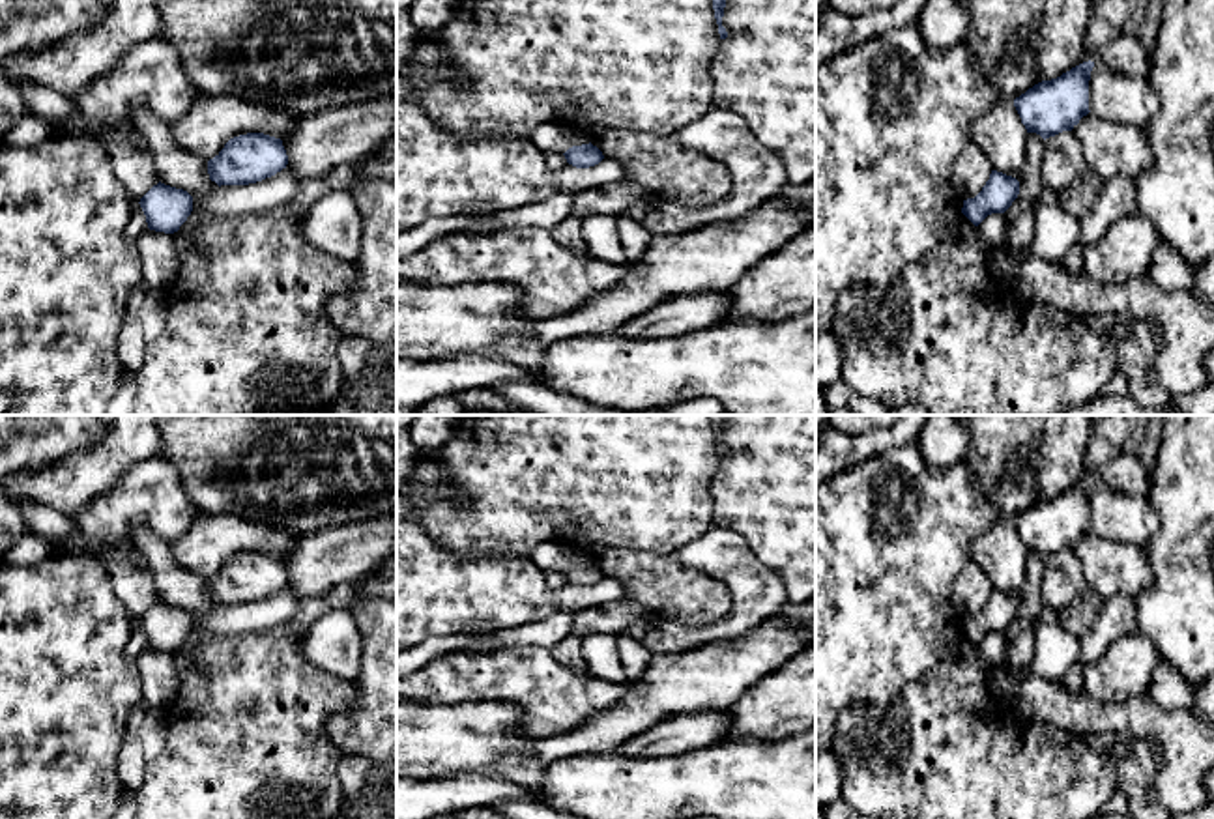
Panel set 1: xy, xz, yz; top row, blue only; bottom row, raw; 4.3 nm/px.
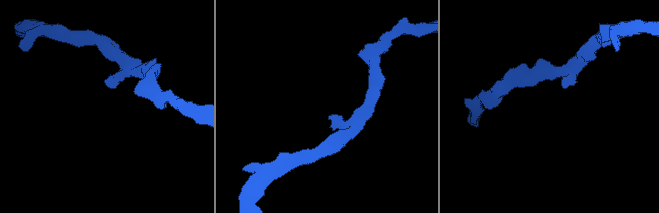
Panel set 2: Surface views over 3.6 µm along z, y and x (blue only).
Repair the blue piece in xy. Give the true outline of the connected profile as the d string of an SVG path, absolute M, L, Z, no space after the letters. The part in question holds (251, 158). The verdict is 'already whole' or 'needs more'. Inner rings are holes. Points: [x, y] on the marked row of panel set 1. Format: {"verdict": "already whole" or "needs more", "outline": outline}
{"verdict": "already whole", "outline": "M247 133L230 138L208 161L210 180L221 185L249 185L275 176L288 165L281 138L264 133Z"}

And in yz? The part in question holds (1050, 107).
{"verdict": "already whole", "outline": "M1083 62L1057 79L1042 80L1014 99L1027 133L1044 140L1072 131L1089 110L1089 80L1094 62Z"}

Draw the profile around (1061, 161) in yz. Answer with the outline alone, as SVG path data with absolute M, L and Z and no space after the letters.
M1062 131L1044 140L1042 181L1053 194L1064 191L1074 178L1087 170L1079 140L1072 131Z

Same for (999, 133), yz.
M1001 97L971 123L969 142L975 142L986 153L993 170L1019 181L1027 153L1027 135L1014 101Z

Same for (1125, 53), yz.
M1119 32L1107 45L1100 47L1091 60L1113 73L1139 77L1149 77L1150 73L1150 54L1137 36L1128 36L1124 32Z

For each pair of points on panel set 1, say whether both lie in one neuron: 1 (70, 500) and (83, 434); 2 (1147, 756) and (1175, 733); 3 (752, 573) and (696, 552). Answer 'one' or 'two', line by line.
1: two
2: two
3: one

